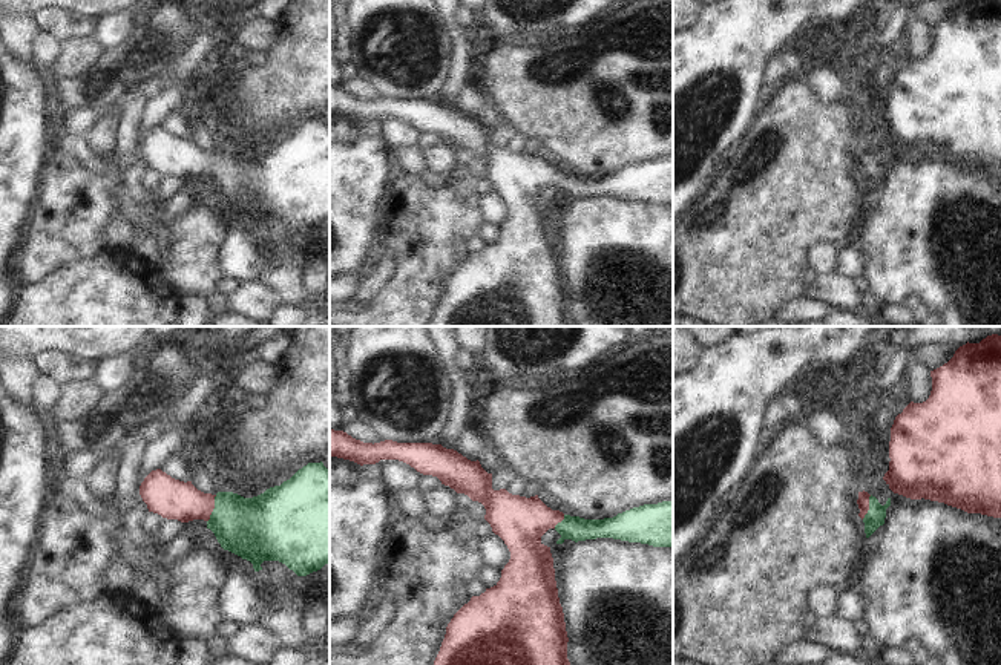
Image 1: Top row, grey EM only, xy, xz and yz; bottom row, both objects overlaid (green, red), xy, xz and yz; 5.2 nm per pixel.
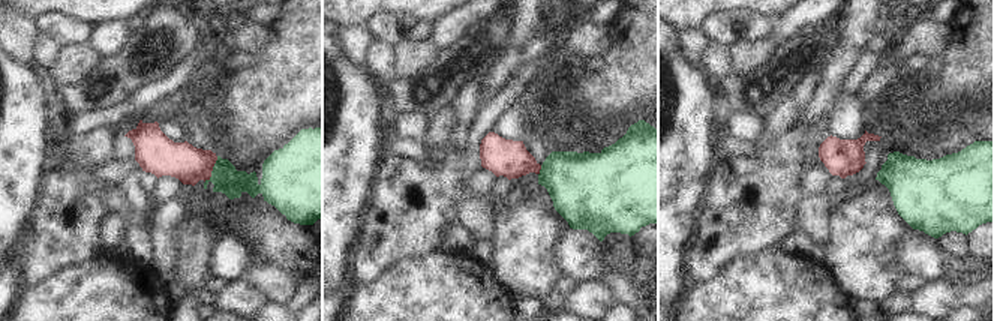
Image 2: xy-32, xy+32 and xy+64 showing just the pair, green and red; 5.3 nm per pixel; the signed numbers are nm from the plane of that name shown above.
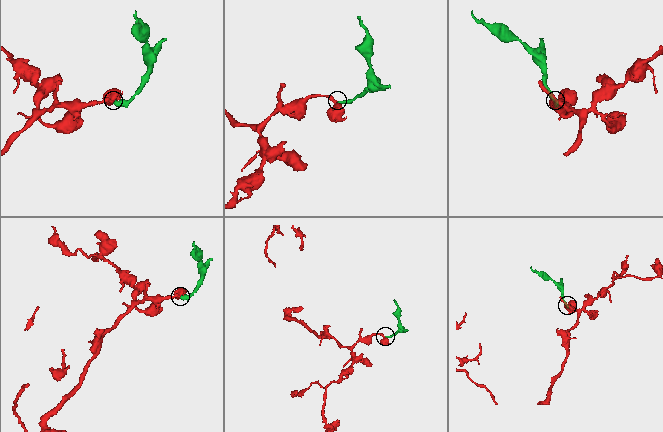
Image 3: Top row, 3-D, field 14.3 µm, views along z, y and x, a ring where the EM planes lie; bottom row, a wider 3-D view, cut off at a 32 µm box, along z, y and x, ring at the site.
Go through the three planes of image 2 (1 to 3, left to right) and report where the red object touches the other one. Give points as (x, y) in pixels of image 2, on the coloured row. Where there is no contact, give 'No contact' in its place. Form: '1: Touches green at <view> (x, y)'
1: Touches green at xy-32 (213, 170)
2: Touches green at xy+32 (540, 170)
3: No contact.

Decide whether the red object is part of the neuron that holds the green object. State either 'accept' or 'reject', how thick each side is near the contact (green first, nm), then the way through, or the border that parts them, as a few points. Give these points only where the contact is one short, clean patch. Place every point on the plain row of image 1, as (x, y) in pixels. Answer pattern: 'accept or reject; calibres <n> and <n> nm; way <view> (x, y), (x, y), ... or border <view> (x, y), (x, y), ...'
accept; calibres 340 and 200 nm; way xy (256, 186), (213, 166), (170, 155)

